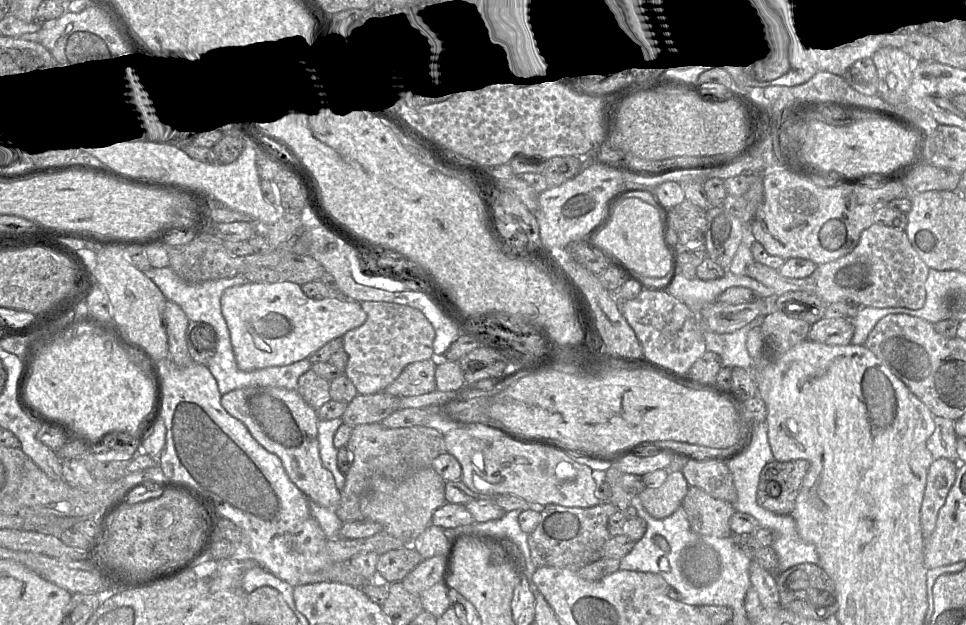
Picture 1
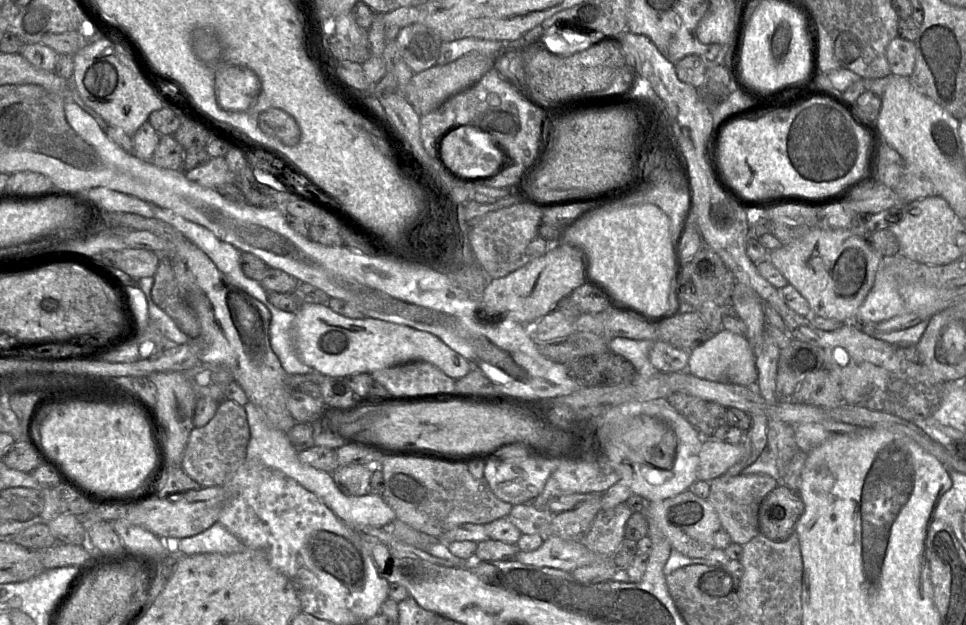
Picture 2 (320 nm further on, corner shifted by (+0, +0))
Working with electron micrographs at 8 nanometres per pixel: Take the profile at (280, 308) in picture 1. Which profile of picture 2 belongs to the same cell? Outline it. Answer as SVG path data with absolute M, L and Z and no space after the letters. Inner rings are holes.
M304 303L294 316L293 341L300 360L311 367L314 372L334 377L369 373L384 368L412 362L429 362L449 377L457 380L466 376L473 365L462 355L451 349L437 336L417 330L407 325L392 323L371 317L362 319L349 318L334 312L327 304Z

